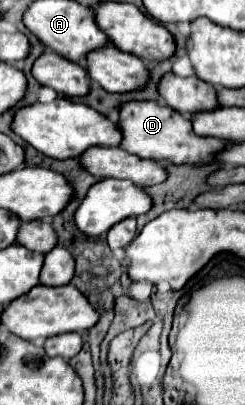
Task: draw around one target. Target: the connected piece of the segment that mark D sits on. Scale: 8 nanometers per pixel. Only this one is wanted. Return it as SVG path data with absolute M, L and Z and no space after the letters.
M131 100L123 102L117 108L117 126L123 134L121 148L147 160L161 160L169 158L173 164L197 164L197 162L211 162L213 154L219 152L225 142L215 138L197 136L191 128L191 120L169 106L163 106L155 100Z

